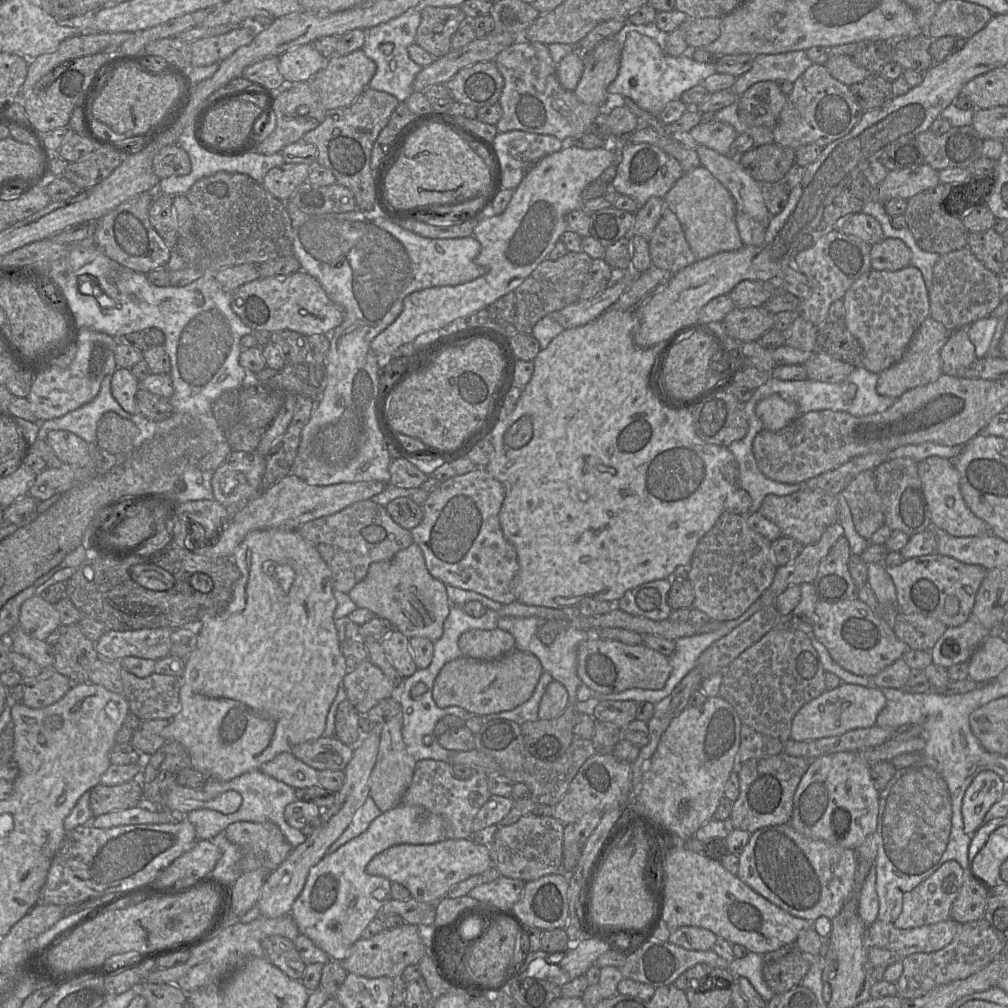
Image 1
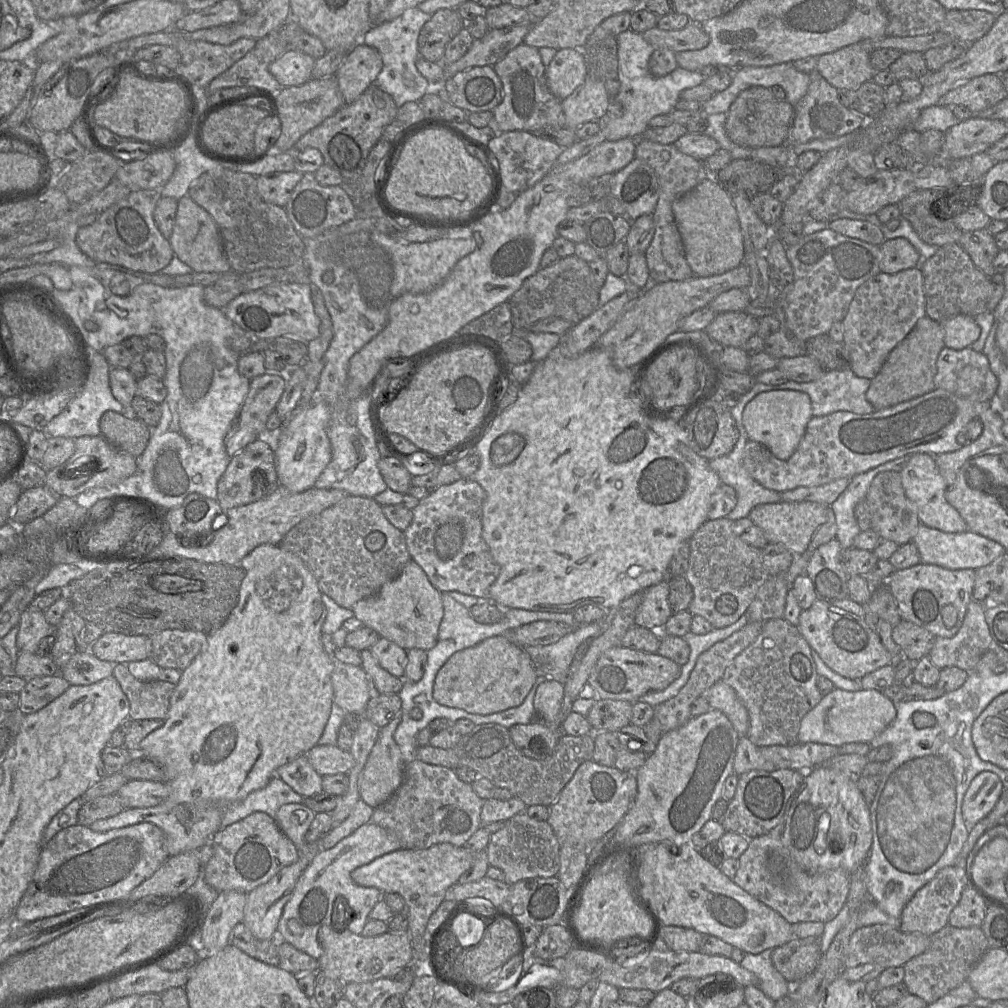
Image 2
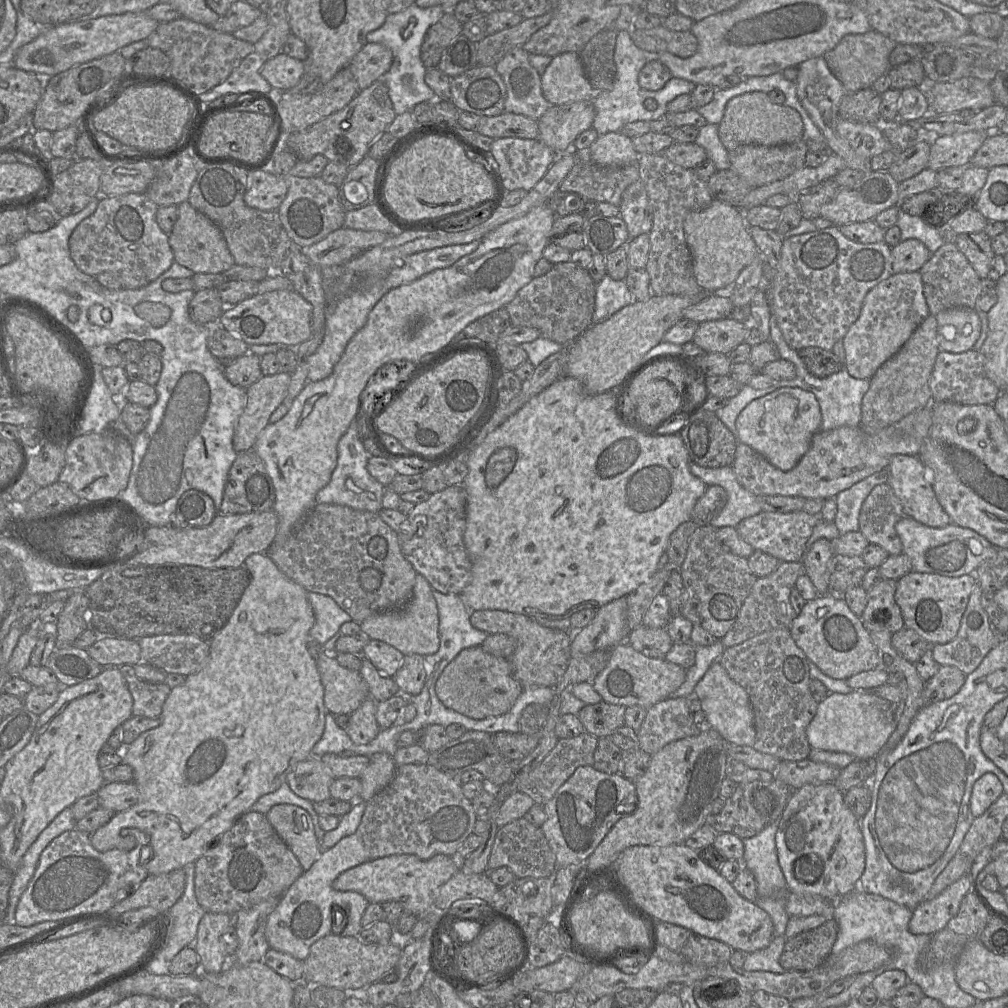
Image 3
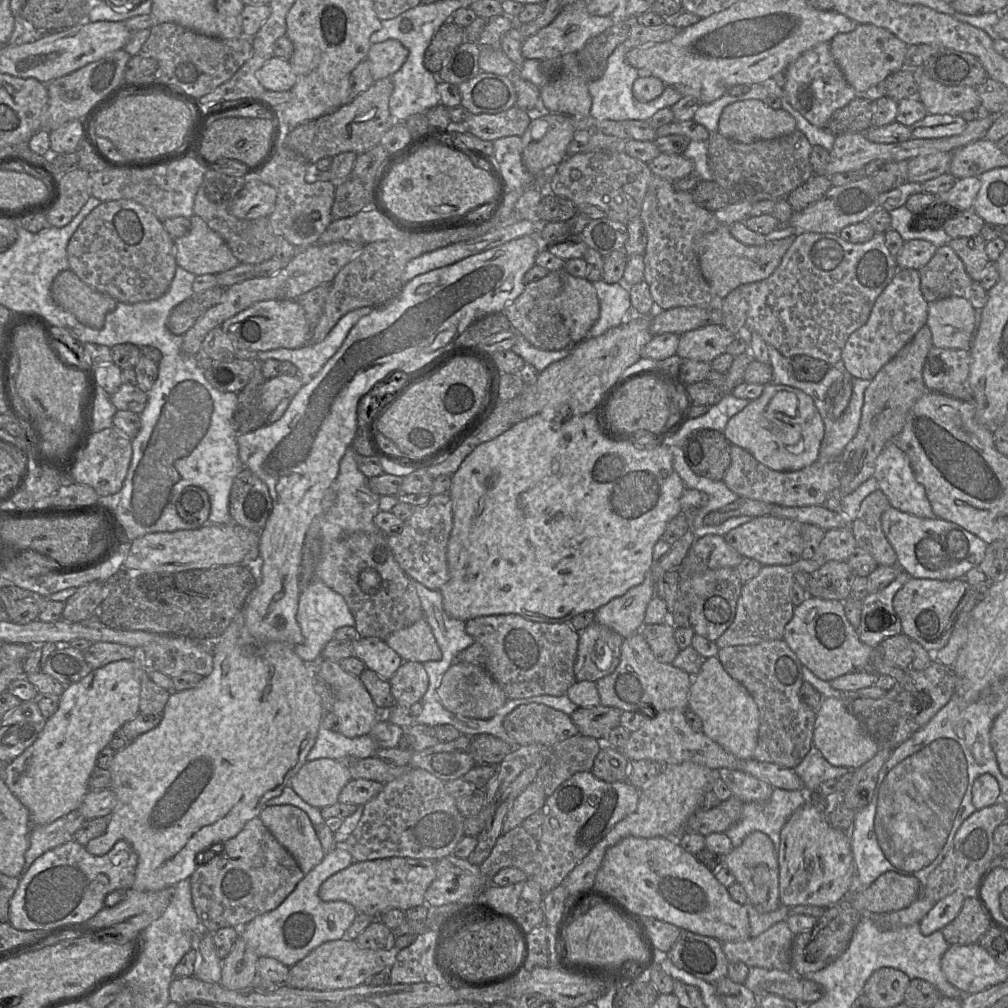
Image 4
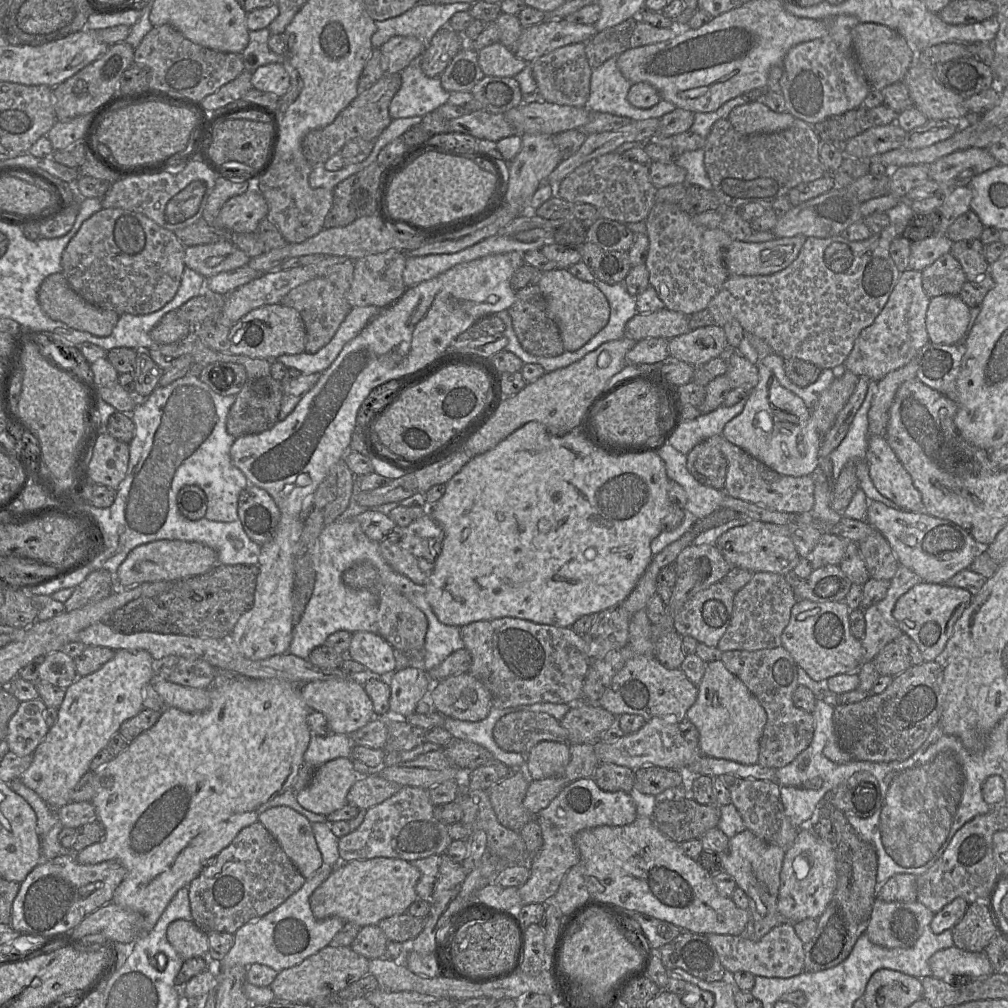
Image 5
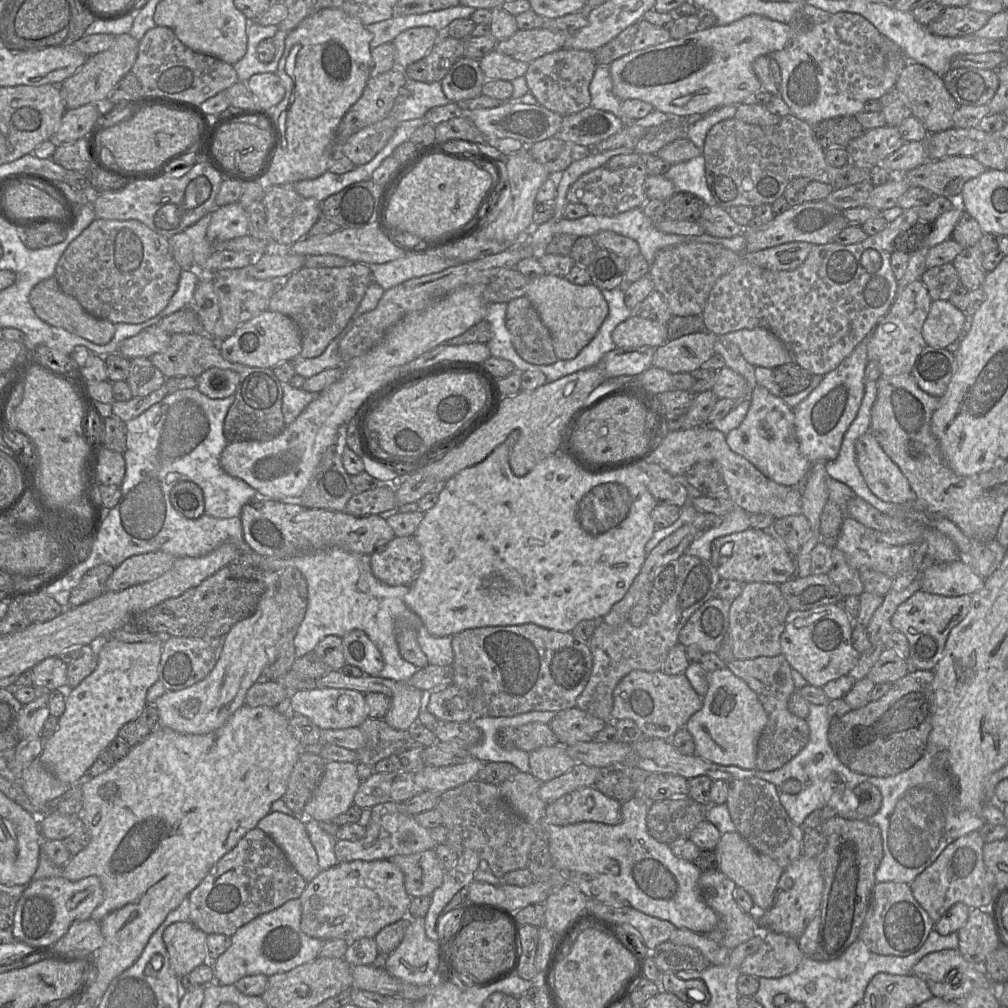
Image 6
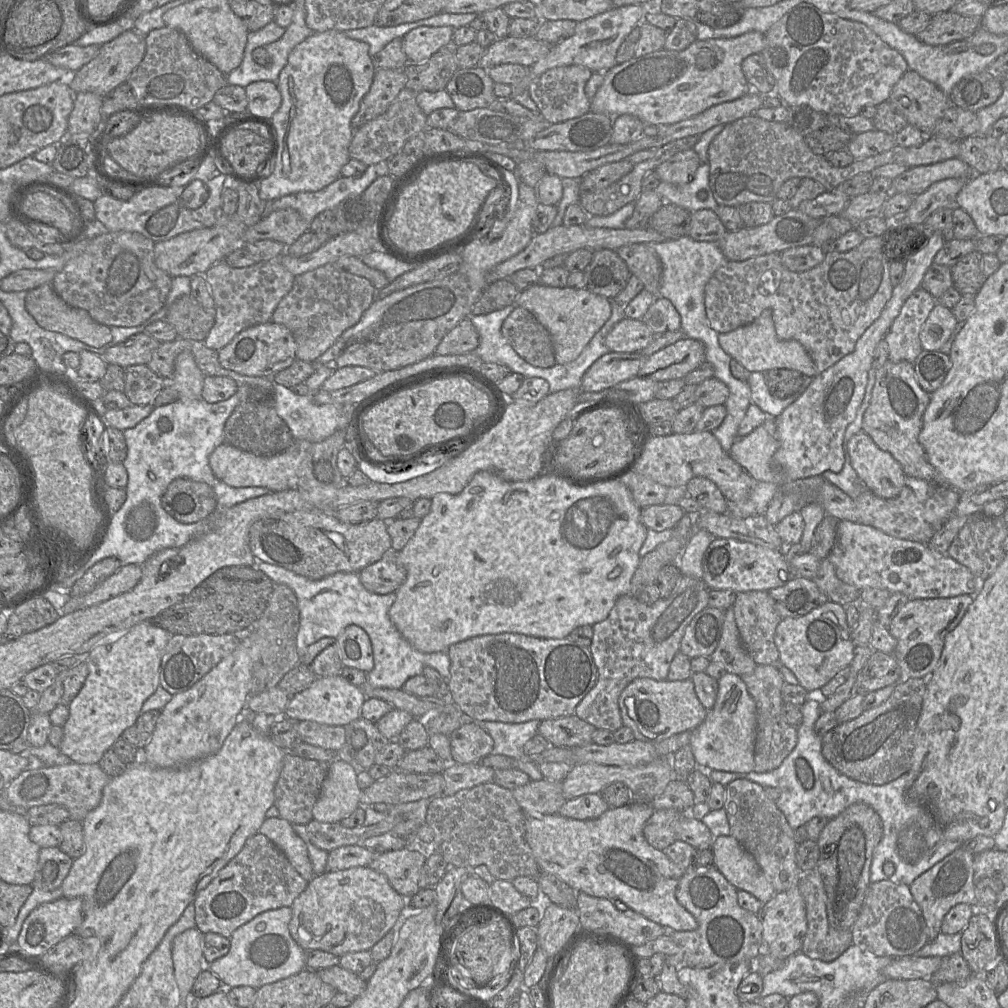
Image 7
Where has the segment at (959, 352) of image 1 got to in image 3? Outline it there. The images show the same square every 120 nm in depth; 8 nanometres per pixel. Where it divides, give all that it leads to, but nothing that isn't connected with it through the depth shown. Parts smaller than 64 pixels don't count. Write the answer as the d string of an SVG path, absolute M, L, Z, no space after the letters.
M973 349L963 353L940 350L929 378L929 387L934 402L952 402L962 405L992 405L1001 391L986 376L984 356Z

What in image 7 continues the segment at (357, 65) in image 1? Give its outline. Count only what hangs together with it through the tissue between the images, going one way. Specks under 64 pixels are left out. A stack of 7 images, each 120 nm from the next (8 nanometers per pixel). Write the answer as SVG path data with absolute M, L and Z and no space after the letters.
M420 26L402 37L403 50L409 63L422 63L442 47L452 45L454 28Z

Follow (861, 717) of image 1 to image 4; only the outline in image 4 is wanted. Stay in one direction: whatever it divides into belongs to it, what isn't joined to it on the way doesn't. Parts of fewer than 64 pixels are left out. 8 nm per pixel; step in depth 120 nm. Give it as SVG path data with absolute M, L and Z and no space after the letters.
M828 697L821 702L817 711L813 745L833 766L858 768L872 759L879 751L879 745L865 732L860 721L847 708L842 698Z

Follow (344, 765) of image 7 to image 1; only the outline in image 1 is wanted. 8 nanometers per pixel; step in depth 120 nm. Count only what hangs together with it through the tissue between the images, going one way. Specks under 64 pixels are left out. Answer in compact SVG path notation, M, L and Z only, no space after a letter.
M281 752L270 761L262 764L259 770L297 788L306 788L318 785L318 770L296 758L291 752Z

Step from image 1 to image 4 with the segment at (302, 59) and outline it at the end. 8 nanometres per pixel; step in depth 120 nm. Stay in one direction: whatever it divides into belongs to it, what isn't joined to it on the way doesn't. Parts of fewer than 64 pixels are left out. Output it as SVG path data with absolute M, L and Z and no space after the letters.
M274 56L257 71L257 79L268 91L290 91L296 74L289 60Z

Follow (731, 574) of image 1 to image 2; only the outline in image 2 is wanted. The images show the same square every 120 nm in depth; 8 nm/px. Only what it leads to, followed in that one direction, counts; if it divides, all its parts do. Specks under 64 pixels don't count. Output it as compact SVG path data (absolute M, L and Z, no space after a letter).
M727 517L707 520L691 537L689 567L685 577L693 588L693 599L687 609L692 616L705 618L713 629L728 627L745 615L759 588L770 577L762 561L762 549L743 542L733 532L733 521Z

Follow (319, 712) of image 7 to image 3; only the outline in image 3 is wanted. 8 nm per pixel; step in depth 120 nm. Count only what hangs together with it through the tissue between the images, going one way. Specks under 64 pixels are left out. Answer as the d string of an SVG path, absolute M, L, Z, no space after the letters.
M368 697L349 715L347 734L357 745L368 744L381 730L376 720L376 704L372 697Z

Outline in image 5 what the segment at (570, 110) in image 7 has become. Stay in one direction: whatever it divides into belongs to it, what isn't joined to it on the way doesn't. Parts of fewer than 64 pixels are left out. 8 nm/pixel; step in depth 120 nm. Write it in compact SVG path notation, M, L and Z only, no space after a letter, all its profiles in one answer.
M586 43L561 47L531 63L537 94L542 101L575 107L585 107L590 93L592 68L585 52Z

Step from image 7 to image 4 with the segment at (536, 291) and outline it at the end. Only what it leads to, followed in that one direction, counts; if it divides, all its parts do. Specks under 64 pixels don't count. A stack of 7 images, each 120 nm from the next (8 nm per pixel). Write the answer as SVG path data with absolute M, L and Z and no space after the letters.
M563 270L561 314L572 343L583 341L600 315L597 292L587 278L577 278Z

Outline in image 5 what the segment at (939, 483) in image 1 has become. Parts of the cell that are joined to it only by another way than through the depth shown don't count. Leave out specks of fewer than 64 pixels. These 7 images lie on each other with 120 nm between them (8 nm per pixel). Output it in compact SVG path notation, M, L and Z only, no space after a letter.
M870 435L865 460L870 478L879 491L900 509L923 510L922 497L885 436Z

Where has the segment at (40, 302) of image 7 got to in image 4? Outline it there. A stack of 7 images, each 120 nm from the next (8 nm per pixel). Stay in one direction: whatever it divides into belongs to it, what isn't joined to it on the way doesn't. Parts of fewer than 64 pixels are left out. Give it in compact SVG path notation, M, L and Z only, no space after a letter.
M71 269L61 271L54 278L50 292L58 306L93 329L103 328L107 315L113 312L118 304L113 297L92 289Z

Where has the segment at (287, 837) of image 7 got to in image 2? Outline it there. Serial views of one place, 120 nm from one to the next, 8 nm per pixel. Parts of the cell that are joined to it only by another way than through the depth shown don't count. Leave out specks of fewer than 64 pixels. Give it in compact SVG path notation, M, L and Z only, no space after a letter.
M288 803L277 811L275 820L281 831L294 843L300 853L316 813L304 803Z

